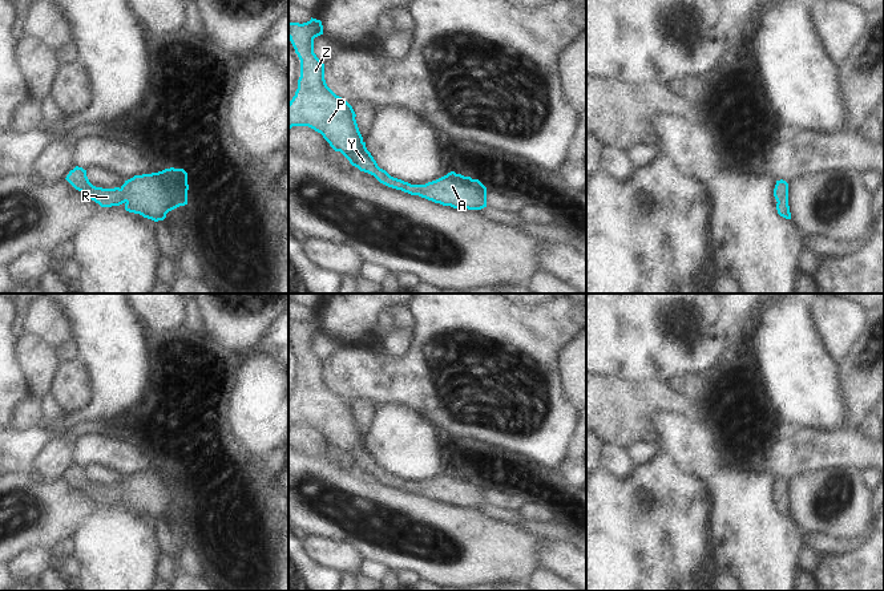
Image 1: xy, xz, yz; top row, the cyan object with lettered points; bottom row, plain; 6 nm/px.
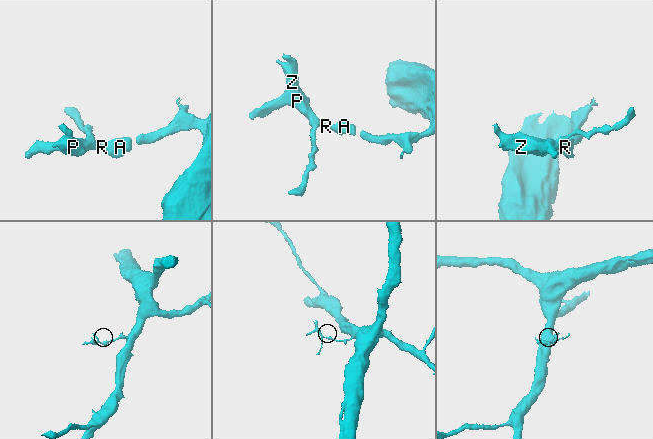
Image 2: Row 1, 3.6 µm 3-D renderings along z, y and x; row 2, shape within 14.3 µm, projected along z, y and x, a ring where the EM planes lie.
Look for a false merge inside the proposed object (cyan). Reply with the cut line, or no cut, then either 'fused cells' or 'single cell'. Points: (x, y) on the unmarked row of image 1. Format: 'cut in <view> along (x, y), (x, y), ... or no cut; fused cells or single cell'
no cut; single cell

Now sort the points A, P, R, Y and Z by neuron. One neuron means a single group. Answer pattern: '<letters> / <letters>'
A P R Y Z

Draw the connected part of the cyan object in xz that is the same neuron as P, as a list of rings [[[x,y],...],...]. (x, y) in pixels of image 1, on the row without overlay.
[[[311,315],[303,321],[288,320],[288,336],[300,357],[298,386],[288,400],[288,428],[292,424],[314,426],[352,464],[374,473],[388,485],[453,506],[487,505],[487,485],[479,477],[451,469],[425,482],[411,482],[391,474],[378,464],[366,445],[352,404],[326,381],[324,361],[314,351],[314,336],[320,332],[323,332],[320,317]]]

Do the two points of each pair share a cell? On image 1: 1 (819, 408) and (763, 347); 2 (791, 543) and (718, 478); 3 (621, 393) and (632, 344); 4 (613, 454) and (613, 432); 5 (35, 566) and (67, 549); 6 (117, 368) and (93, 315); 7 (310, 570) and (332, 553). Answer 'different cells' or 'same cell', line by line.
1: same cell
2: same cell
3: different cells
4: different cells
5: different cells
6: same cell
7: different cells

